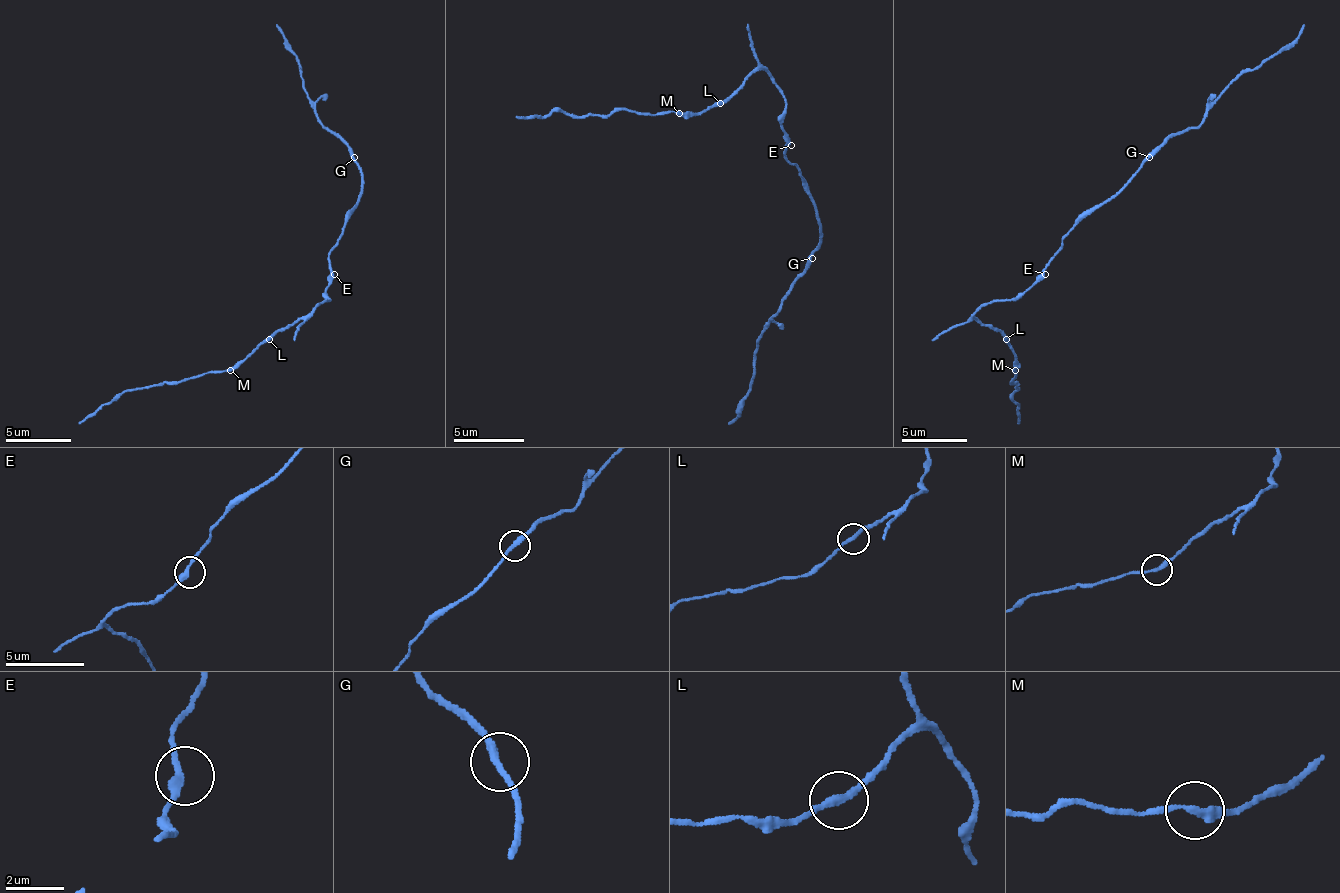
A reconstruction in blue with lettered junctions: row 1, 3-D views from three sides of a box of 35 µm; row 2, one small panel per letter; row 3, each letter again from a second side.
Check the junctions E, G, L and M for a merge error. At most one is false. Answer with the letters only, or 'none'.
none

